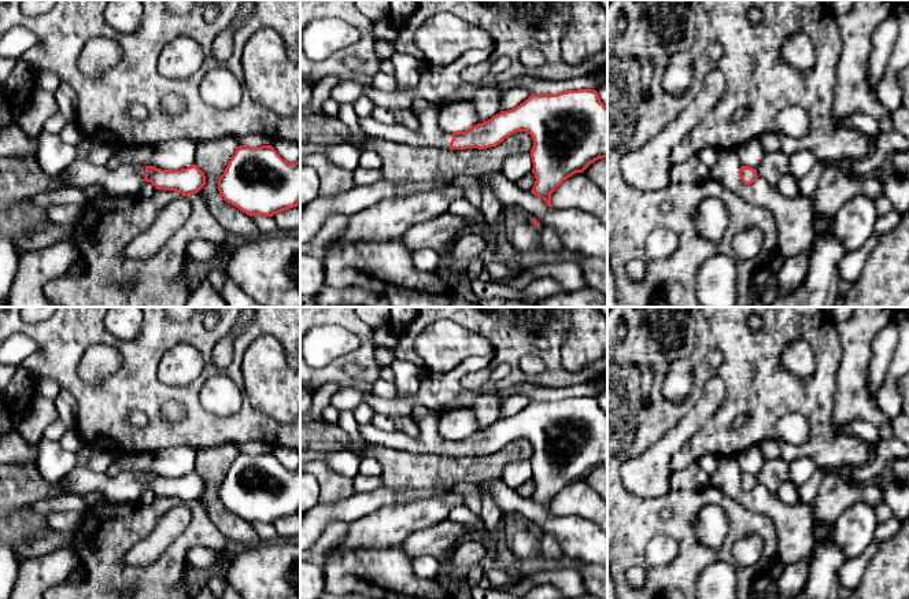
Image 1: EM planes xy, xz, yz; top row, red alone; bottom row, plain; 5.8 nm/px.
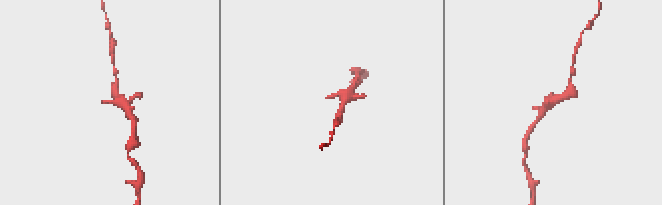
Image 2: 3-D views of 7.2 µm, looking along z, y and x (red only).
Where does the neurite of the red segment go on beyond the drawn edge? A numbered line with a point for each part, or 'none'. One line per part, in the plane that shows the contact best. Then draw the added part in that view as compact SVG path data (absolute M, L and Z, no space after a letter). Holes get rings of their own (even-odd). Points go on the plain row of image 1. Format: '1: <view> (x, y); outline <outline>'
1: xz (428, 442); outline M415 406L411 417L417 419L420 435L409 436L403 432L385 432L373 424L359 425L361 439L363 443L385 445L409 451L411 454L437 454L450 456L452 439L444 439L437 432L437 413L424 406Z

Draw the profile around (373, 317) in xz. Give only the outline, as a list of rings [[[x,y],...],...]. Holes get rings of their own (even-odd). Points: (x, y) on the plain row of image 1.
[[[355,307],[358,318],[372,329],[389,323],[389,307]]]

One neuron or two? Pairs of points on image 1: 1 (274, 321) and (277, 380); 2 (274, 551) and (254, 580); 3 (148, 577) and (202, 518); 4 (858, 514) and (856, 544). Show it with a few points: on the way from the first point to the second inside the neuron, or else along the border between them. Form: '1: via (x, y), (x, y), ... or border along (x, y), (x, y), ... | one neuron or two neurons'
1: border along (285, 350), (272, 336), (261, 335), (246, 352) | two neurons
2: via (274, 558), (261, 573) | one neuron
3: via (163, 565), (195, 533) | one neuron
4: via (858, 521), (856, 538) | one neuron

